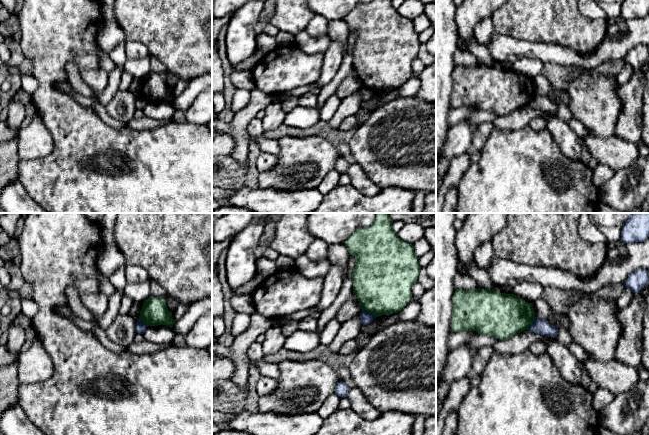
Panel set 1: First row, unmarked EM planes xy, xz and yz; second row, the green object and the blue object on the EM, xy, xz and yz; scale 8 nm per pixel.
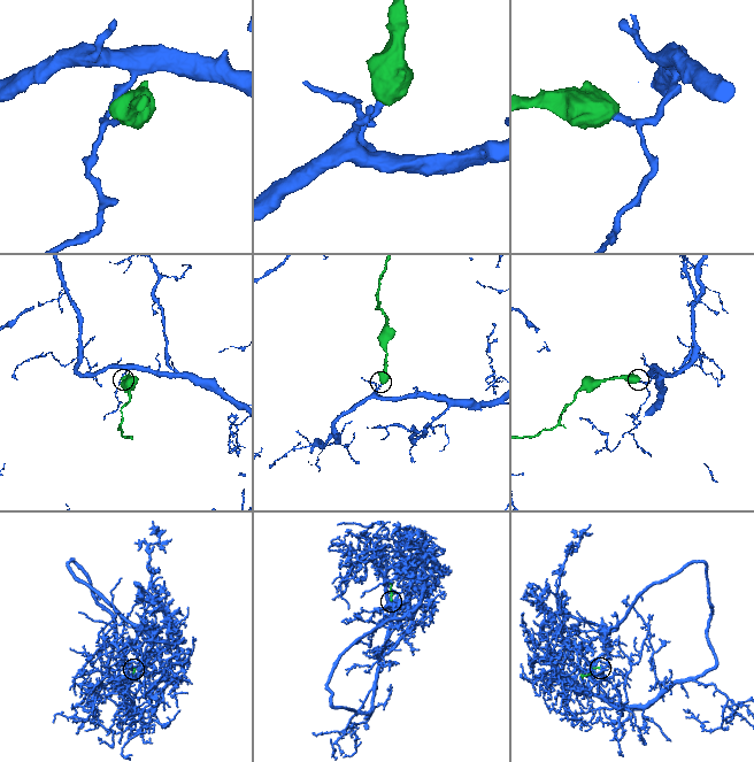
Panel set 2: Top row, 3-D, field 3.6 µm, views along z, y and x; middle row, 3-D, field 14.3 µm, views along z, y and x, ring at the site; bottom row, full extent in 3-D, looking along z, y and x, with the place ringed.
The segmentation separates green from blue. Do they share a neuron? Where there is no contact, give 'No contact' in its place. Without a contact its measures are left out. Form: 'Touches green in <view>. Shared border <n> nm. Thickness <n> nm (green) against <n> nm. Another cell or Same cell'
Touches green in xz. Shared border 130 nm. Thickness 460 nm (green) against 90 nm. Another cell

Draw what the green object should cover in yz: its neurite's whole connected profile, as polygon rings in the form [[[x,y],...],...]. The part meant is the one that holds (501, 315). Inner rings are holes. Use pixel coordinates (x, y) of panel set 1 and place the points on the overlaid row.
[[[456,289],[453,295],[452,332],[476,331],[505,340],[528,330],[535,321],[533,303],[494,289]]]

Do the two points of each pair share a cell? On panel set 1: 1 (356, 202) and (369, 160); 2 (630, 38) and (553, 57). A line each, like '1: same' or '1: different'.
1: different
2: same

